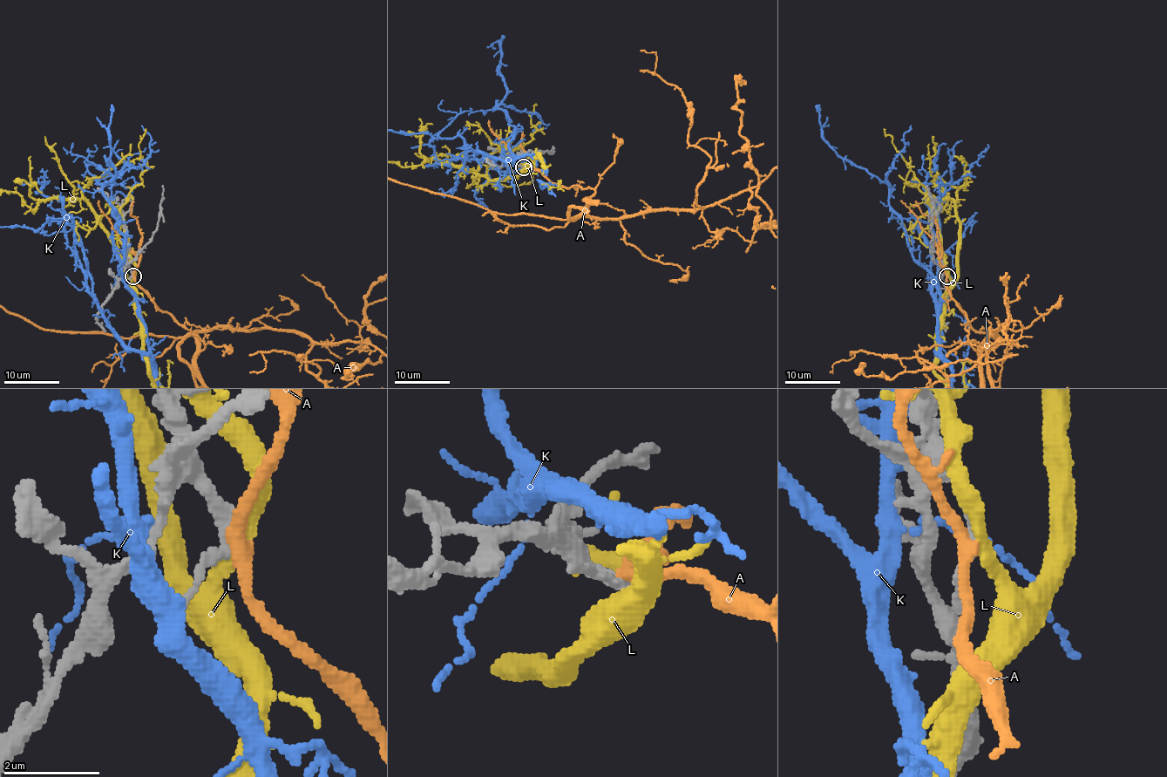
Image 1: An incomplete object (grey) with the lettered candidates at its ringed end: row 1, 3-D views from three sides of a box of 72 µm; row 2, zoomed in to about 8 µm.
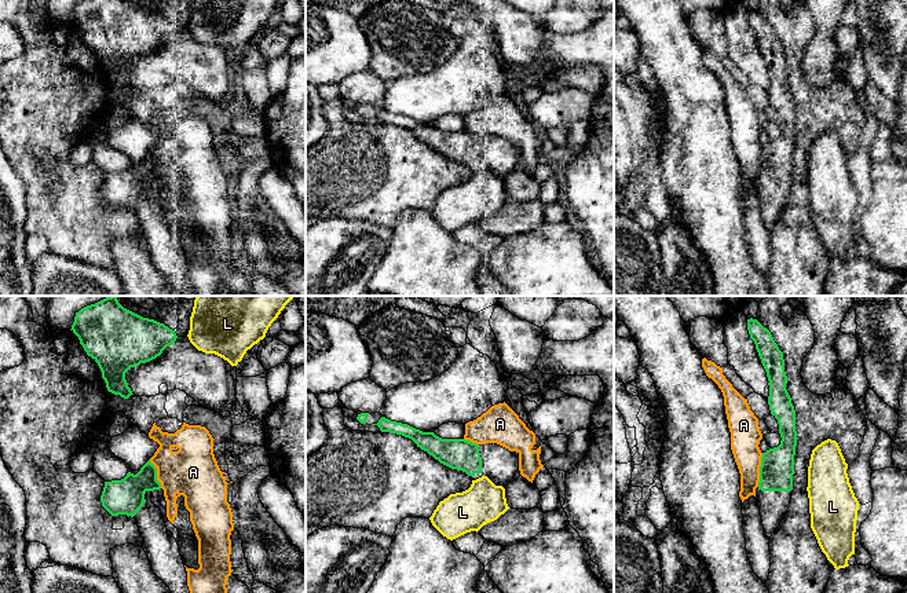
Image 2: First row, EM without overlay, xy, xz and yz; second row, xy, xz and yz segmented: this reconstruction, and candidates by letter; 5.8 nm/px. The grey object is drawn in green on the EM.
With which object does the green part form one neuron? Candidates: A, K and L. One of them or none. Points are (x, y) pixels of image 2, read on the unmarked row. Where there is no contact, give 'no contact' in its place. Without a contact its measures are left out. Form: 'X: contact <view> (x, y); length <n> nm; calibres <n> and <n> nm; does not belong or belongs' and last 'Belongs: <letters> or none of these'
A: contact yz (760, 161); length 200 nm; calibres 200 and 180 nm; does not belong
K: no contact; does not belong
L: no contact; does not belong
Belongs: none of these

